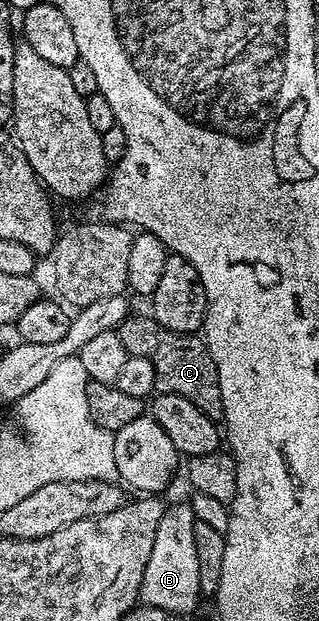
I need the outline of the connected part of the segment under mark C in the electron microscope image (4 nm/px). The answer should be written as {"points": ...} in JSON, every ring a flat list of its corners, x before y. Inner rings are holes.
{"points":[[132,313,119,325,117,332,128,354,145,356,145,360,153,364,158,393,185,396,185,400,197,404,197,408,201,408,205,416,222,419,221,384,217,368,213,364,213,356,207,351,206,341,193,334,169,332,161,324,157,324,155,318,143,314]]}

